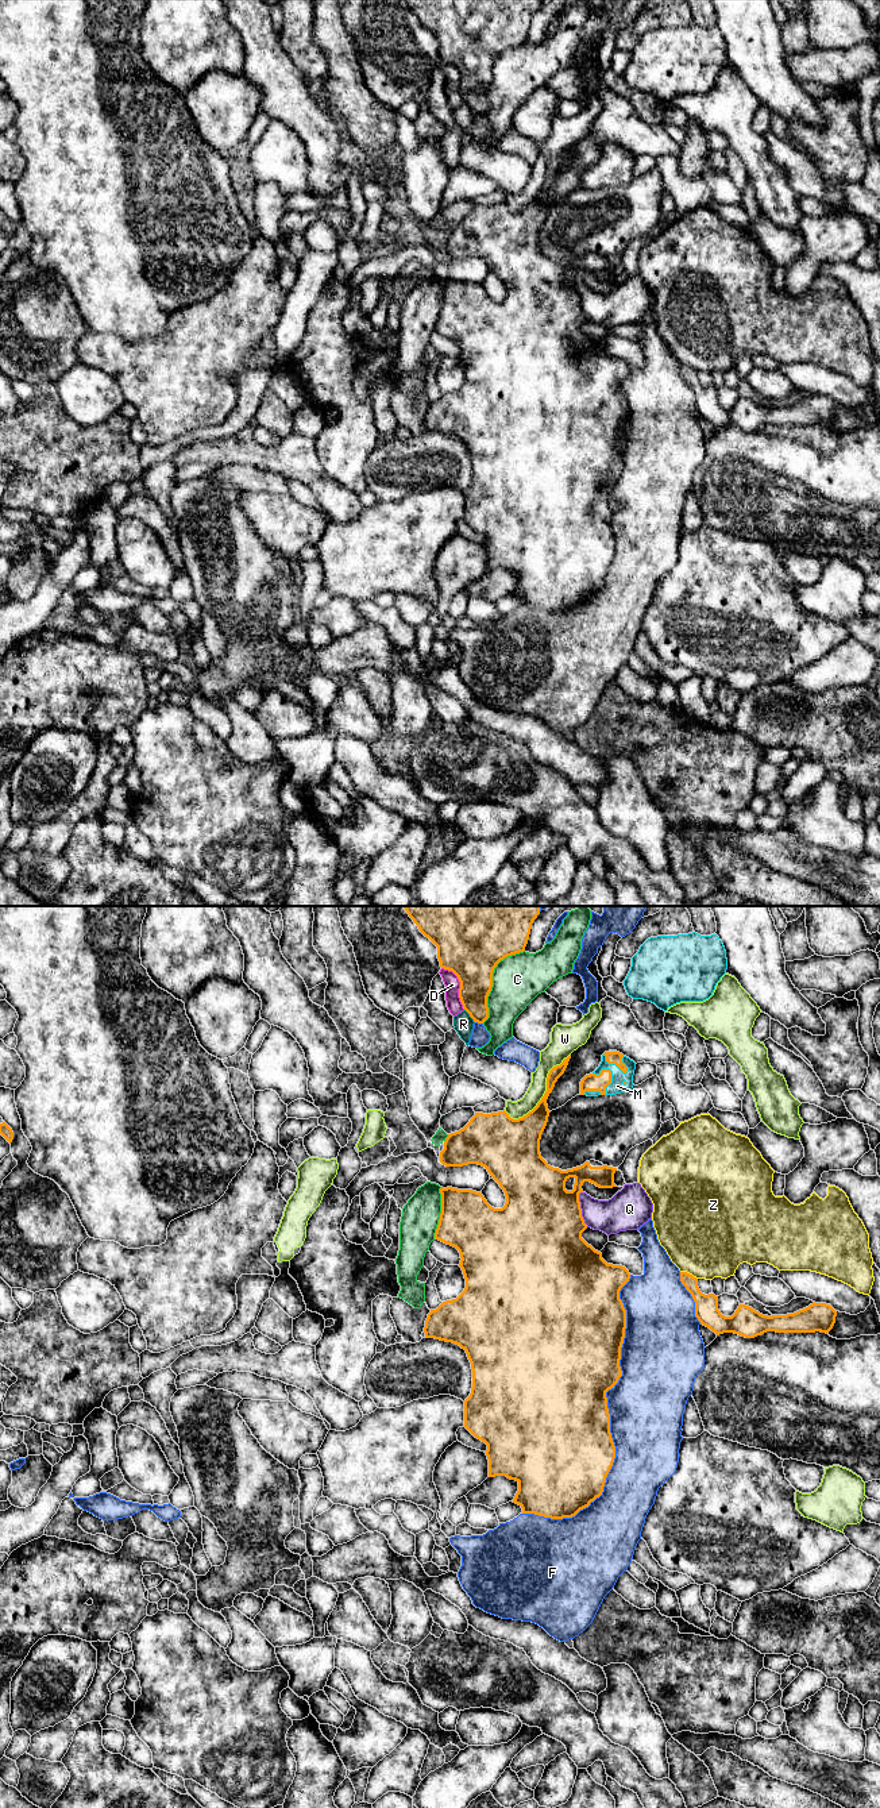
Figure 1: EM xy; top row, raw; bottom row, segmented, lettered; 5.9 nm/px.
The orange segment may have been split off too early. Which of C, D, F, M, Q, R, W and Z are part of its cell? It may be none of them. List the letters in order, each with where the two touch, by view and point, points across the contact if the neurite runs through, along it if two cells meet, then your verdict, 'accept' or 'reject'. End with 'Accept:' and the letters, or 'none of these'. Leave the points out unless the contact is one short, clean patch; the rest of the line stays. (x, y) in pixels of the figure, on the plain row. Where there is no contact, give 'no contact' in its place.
C: meets orange in xy at (491, 73); reject
D: meets orange in xy at (460, 78); reject
F: meets orange in xy at (609, 516); reject
M: meets orange in xy at (614, 155); runs through xy (612, 150), (614, 155), (617, 178); accept
Q: meets orange in xy at (581, 301); reject
R: meets orange in xy at (470, 108); reject
W: meets orange in xy at (545, 184); reject
Z: meets orange in xy at (689, 366); reject
Accept: M

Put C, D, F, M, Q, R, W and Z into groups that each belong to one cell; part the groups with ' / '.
C / D / F / M / Q / R / W / Z

